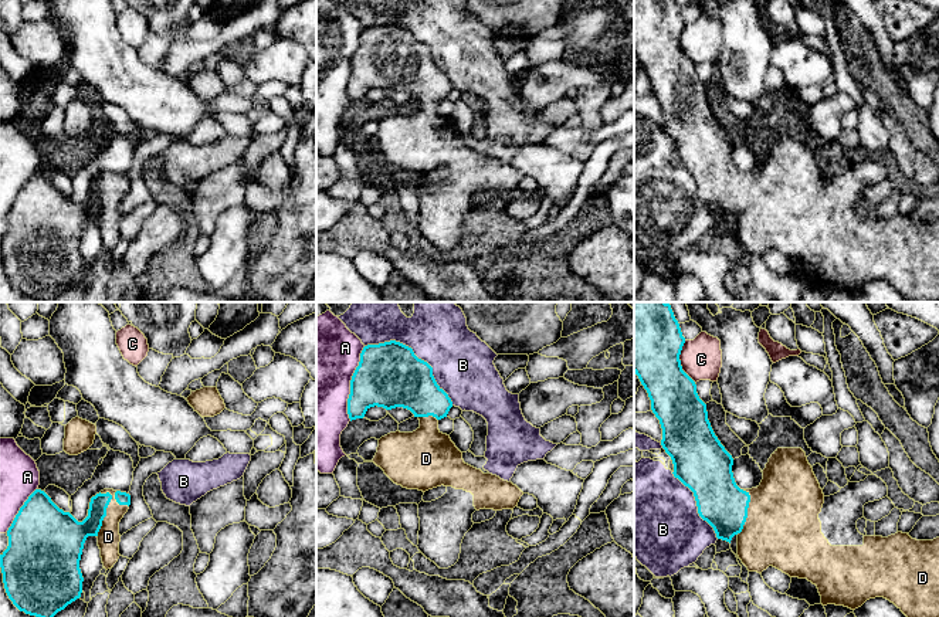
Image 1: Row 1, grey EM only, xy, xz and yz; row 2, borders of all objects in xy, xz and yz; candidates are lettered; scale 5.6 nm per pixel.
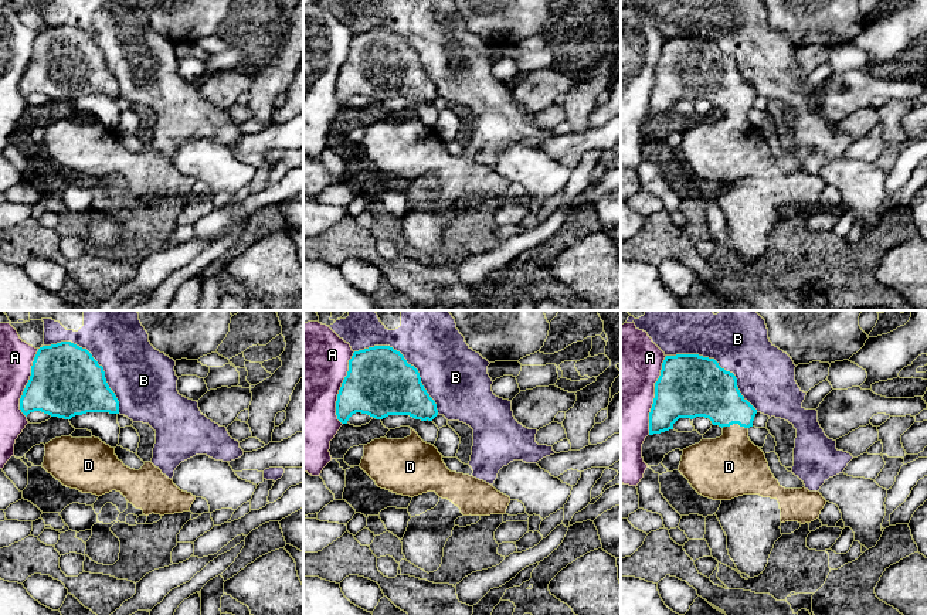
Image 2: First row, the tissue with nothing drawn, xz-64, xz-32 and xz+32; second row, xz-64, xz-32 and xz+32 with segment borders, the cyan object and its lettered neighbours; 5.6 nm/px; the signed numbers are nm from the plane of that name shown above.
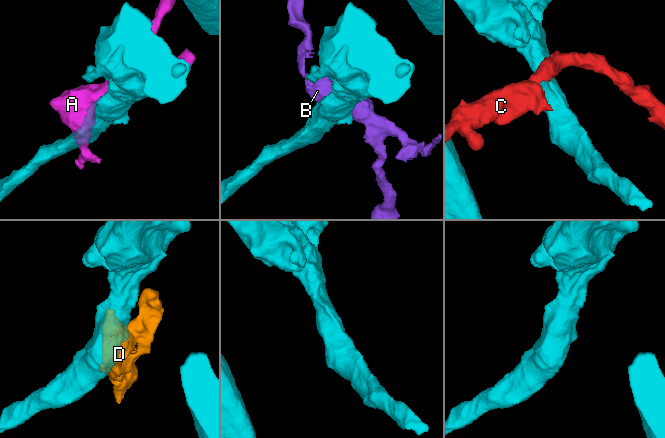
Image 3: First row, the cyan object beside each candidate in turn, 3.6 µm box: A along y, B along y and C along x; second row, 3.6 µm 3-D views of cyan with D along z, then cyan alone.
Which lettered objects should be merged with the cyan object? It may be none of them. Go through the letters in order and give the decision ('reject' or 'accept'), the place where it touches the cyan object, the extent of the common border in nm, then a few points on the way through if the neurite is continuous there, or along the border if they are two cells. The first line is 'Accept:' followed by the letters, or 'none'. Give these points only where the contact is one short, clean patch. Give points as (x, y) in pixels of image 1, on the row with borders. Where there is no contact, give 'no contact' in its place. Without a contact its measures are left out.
Accept: D
A: reject | xz (351, 383) | 440 nm
B: reject | xz (414, 355) | 600 nm
C: reject | yz (680, 362) | 240 nm
D: accept | xy (105, 514) | 280 nm | across xy (67, 535), (94, 525), (105, 514), (108, 536)

